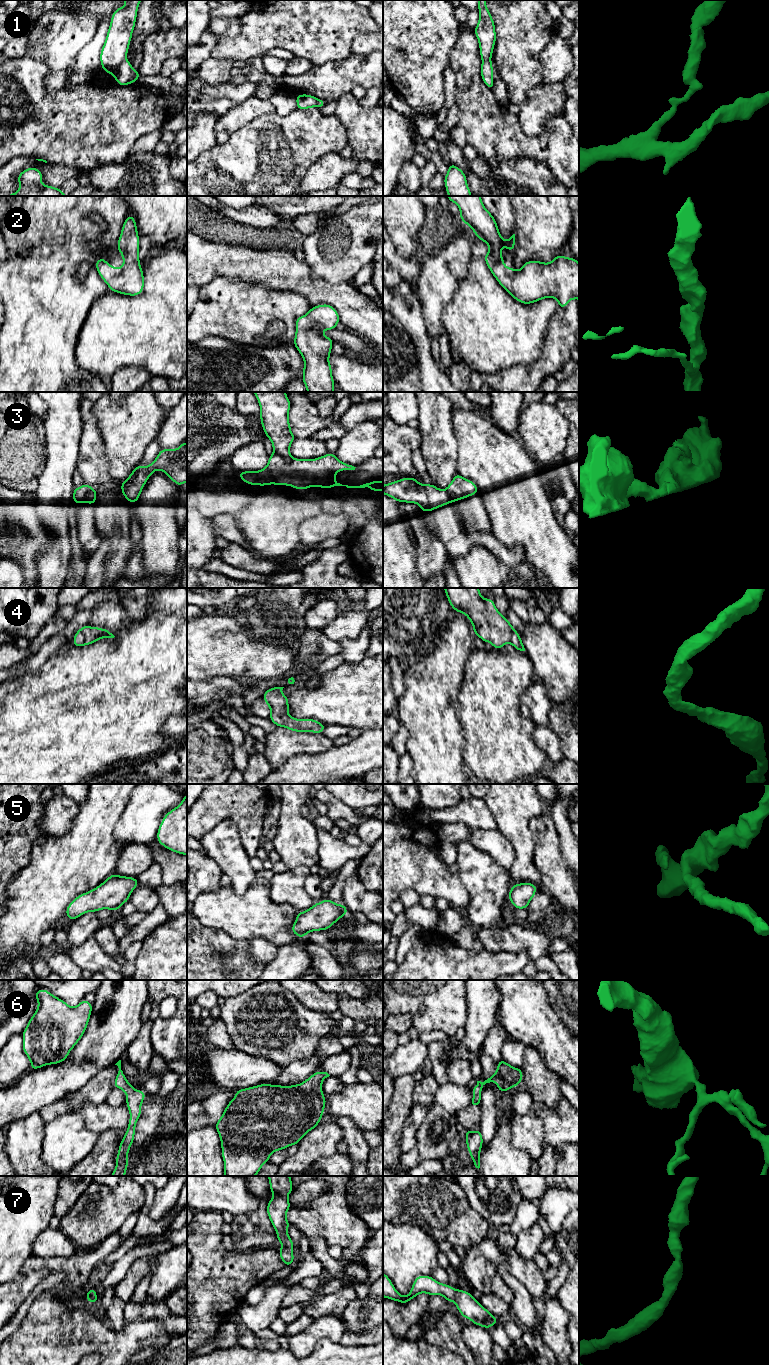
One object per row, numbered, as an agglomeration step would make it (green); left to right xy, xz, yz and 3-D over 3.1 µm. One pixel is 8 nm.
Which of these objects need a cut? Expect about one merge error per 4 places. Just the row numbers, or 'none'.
1, 3

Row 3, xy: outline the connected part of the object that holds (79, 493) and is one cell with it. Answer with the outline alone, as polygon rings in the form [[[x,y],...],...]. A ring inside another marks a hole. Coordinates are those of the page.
[[[83,484],[80,487],[74,488],[73,490],[73,503],[79,504],[82,503],[83,499],[88,495],[93,494],[97,495],[97,491],[90,485]]]

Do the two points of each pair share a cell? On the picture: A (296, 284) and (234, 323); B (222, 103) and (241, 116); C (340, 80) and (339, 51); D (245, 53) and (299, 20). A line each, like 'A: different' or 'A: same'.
A: different
B: different
C: different
D: same

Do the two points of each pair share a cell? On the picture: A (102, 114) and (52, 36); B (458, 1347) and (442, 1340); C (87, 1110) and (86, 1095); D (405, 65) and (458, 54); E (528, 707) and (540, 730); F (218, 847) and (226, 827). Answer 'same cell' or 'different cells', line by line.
A: different cells
B: same cell
C: different cells
D: different cells
E: different cells
F: same cell

